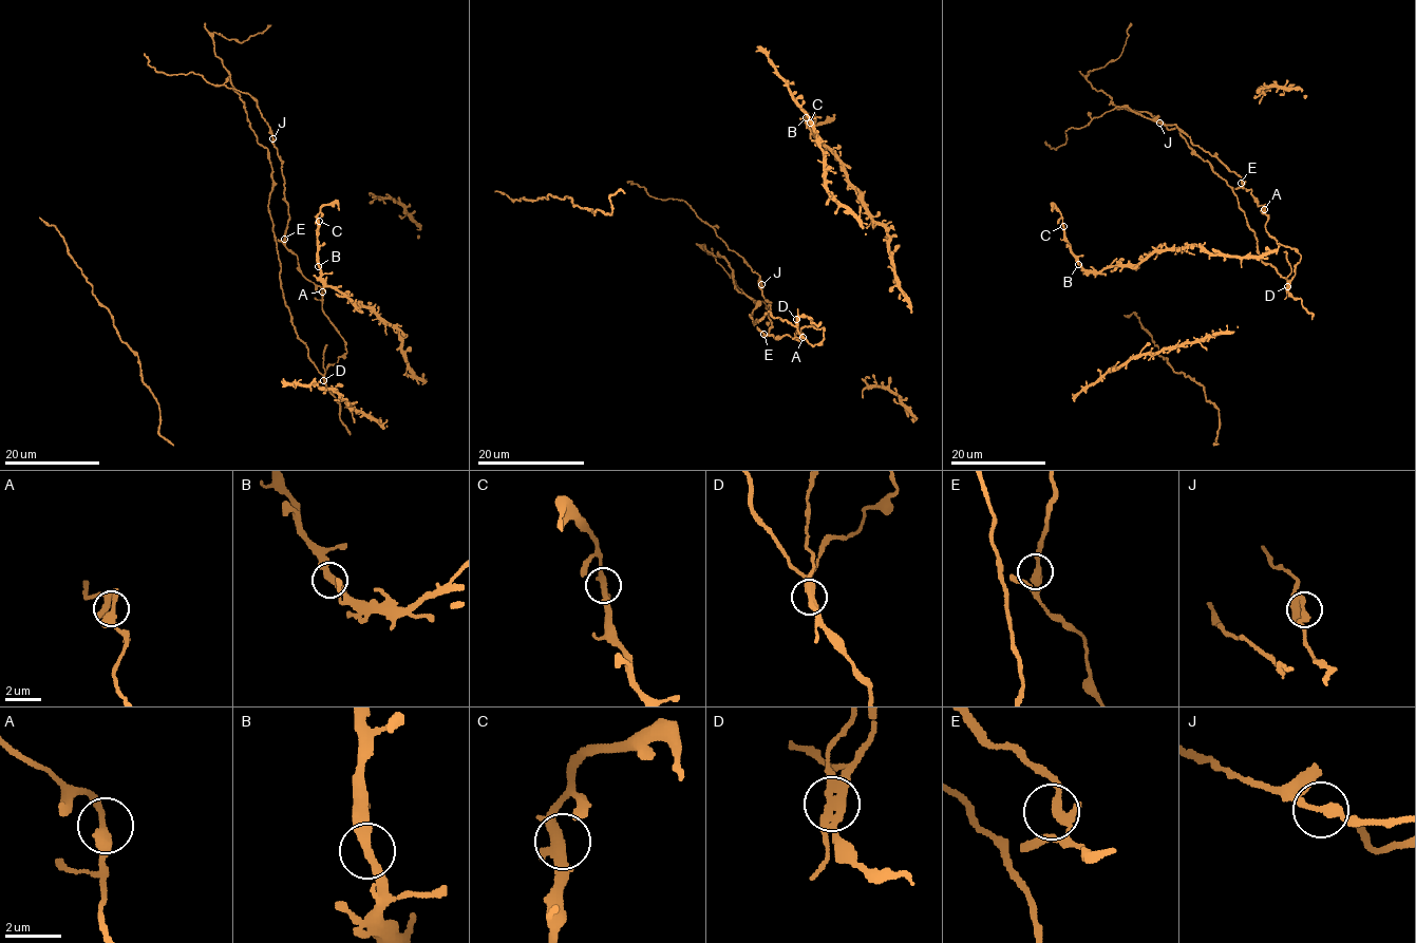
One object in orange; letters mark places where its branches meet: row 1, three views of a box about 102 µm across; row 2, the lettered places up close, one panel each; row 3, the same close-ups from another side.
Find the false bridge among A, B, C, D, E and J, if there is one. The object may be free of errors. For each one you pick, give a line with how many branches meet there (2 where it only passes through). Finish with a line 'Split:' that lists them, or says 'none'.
D: branches 3
Split: D

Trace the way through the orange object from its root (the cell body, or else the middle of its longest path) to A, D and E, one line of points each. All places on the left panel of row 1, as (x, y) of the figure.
A: (326, 368), (346, 352), (343, 338), (323, 313), (322, 291)
D: (326, 368), (324, 380)
E: (326, 368), (345, 353), (344, 342), (323, 313), (322, 290), (302, 274), (298, 257), (285, 245), (284, 239)

